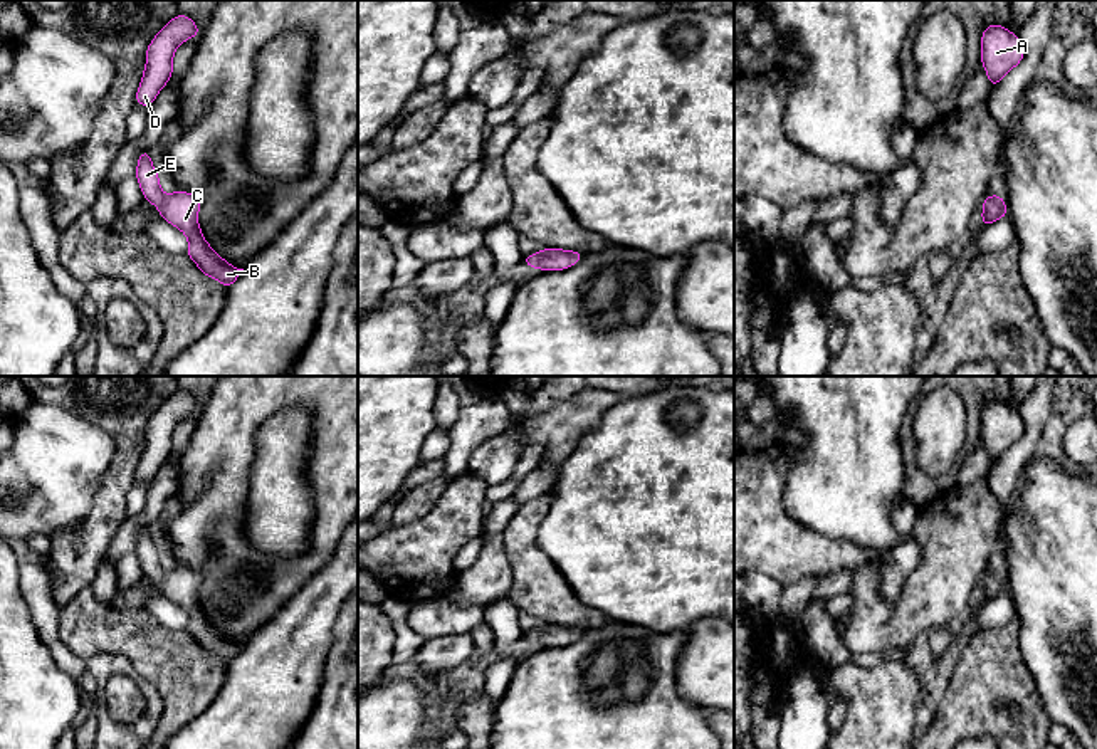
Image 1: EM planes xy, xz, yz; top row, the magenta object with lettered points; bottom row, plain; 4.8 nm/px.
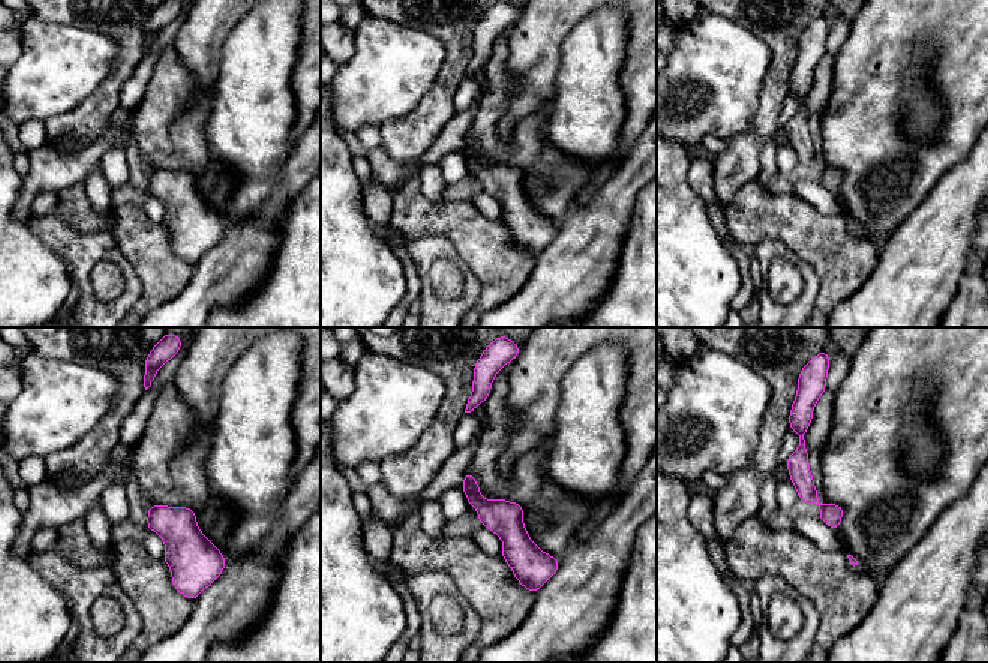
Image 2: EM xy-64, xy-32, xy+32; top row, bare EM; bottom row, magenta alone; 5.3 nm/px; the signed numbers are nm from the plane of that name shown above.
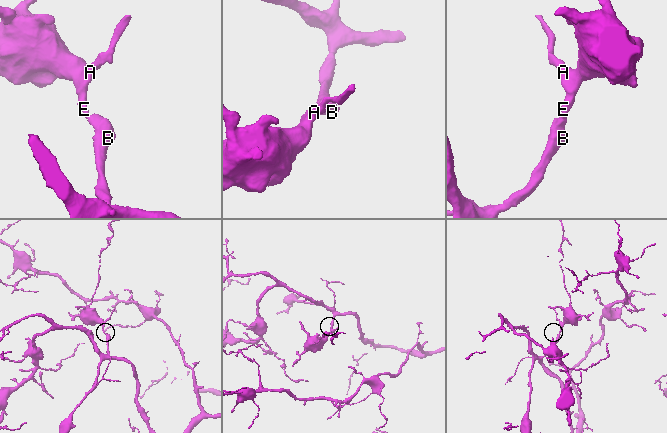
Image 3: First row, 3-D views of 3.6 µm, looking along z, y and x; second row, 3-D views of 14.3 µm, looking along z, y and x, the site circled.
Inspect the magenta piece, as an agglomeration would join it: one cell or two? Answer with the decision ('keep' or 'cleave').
keep

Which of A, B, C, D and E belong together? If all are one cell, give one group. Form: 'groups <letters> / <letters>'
groups A B C D E

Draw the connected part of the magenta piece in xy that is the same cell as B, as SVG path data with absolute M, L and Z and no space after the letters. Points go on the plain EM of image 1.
M150 526L141 527L134 553L139 558L144 576L160 584L158 591L163 596L186 611L186 630L197 640L197 643L207 653L217 655L225 665L228 665L239 655L244 645L237 645L228 640L205 616L198 601L202 576L197 571L181 566L175 566L166 573L161 568L158 547L150 534Z

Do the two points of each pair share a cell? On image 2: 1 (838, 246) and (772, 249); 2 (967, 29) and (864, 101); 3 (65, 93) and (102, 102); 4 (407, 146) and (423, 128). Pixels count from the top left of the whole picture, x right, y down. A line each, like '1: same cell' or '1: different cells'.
1: different cells
2: same cell
3: different cells
4: same cell

